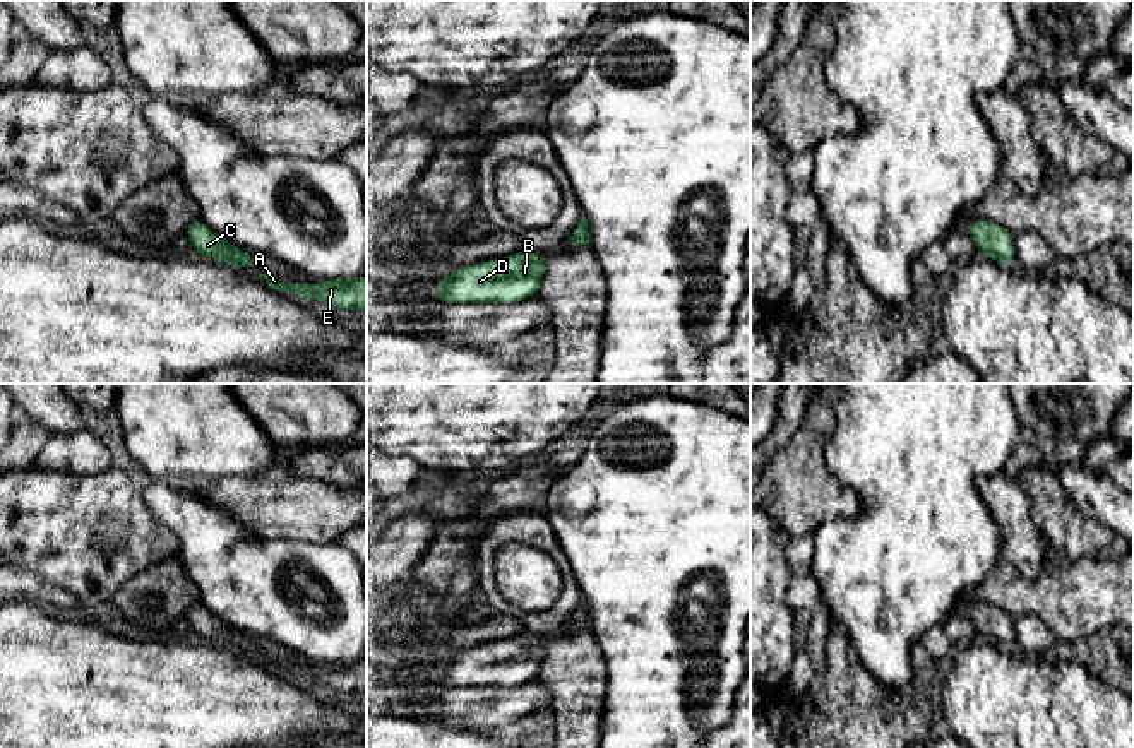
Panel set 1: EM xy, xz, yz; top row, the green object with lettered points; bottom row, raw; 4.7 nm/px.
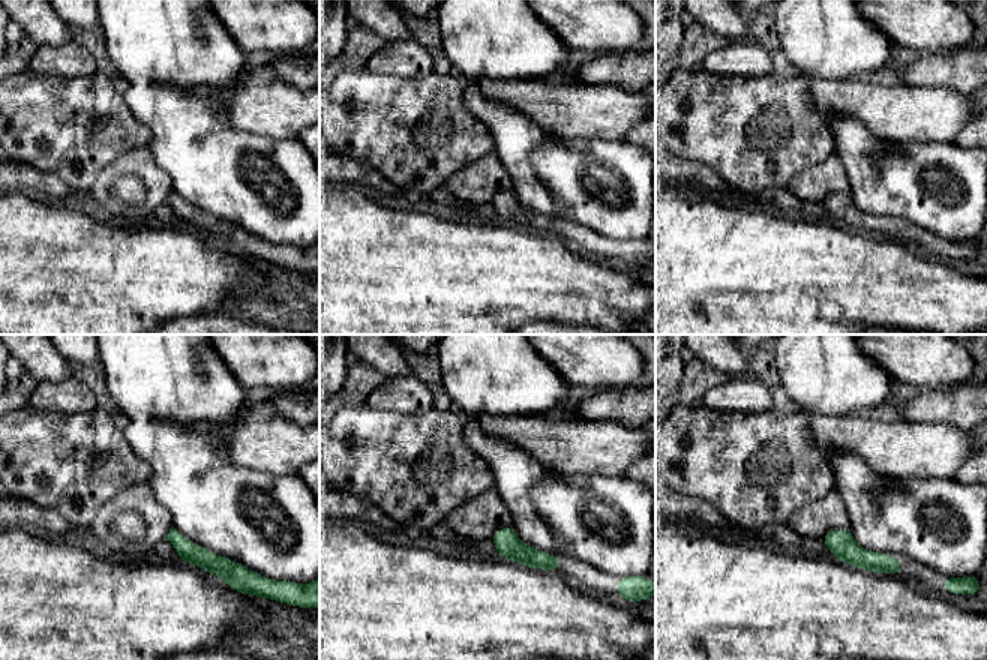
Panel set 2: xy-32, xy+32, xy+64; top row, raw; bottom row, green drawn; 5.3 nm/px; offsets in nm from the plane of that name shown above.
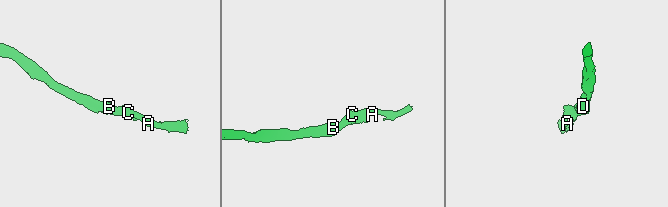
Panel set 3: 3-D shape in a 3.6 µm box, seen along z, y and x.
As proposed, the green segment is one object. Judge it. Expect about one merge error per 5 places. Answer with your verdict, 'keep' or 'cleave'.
keep

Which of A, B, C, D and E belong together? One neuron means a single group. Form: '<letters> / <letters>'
A B C D E

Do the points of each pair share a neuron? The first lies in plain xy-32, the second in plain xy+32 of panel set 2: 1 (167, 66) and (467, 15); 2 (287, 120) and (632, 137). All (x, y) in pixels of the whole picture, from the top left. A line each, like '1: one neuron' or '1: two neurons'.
1: one neuron
2: two neurons

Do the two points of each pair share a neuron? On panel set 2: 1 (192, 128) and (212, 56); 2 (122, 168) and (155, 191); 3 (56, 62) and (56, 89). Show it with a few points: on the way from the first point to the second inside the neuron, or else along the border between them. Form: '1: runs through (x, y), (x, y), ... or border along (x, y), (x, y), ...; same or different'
1: runs through (159, 98), (144, 86), (150, 66), (179, 56); same
2: runs through (132, 168), (140, 168), (152, 180); same
3: border along (29, 69), (59, 77), (90, 77); different

